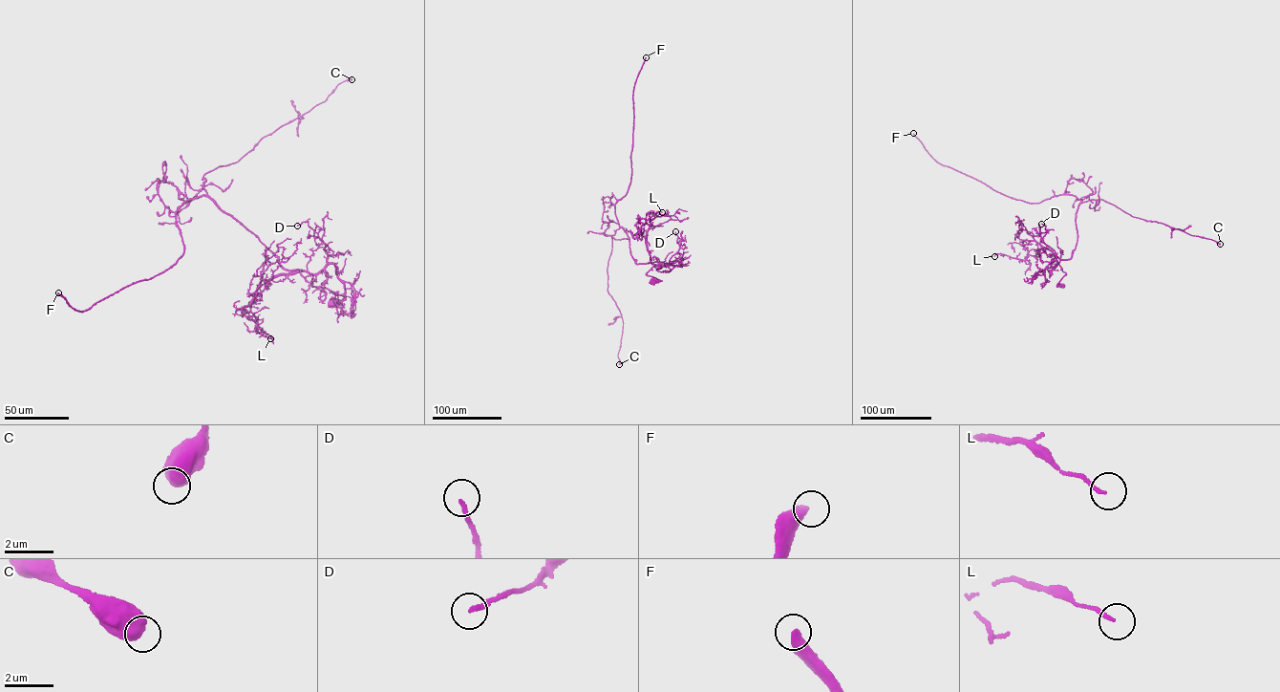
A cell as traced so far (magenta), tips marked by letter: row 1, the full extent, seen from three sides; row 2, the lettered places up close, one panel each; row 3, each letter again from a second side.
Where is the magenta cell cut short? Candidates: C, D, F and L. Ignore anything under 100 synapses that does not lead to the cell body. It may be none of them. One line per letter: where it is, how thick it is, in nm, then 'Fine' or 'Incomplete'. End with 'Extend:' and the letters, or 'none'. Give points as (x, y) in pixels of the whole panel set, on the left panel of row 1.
C: Place: (352, 79). Thickness 700 nm. Fine
D: Place: (297, 226). Thickness 160 nm. Fine
F: Place: (58, 292). Thickness 420 nm. Incomplete
L: Place: (270, 338). Thickness 120 nm. Fine
Extend: F

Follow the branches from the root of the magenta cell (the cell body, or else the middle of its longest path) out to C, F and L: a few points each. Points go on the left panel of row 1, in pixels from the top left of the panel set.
C: (332, 301), (344, 297), (312, 286), (312, 274), (283, 268), (208, 197), (203, 177), (352, 79)
F: (332, 301), (344, 297), (283, 268), (203, 195), (176, 212), (183, 252), (163, 272), (82, 313), (58, 292)
L: (332, 301), (344, 297), (312, 286), (313, 274), (302, 270), (261, 280), (242, 313), (270, 338)

